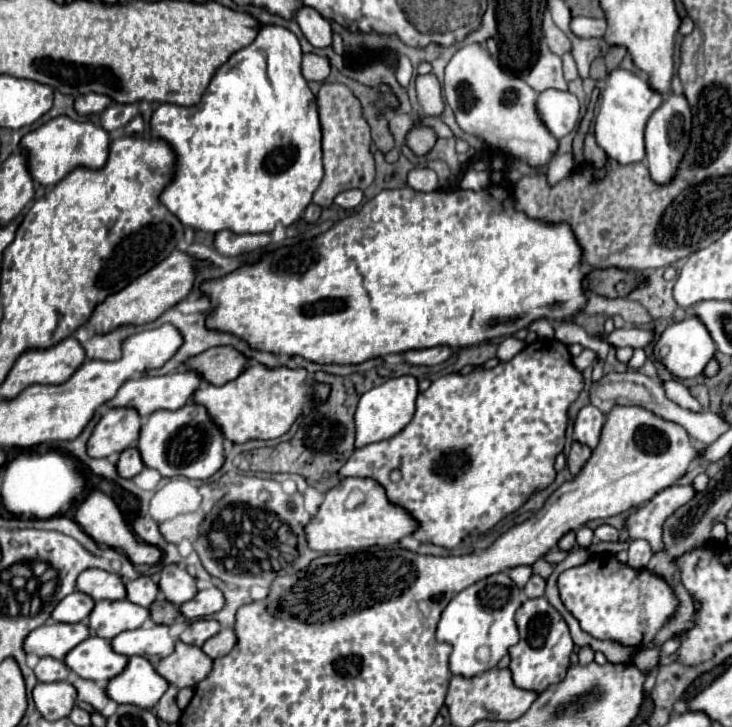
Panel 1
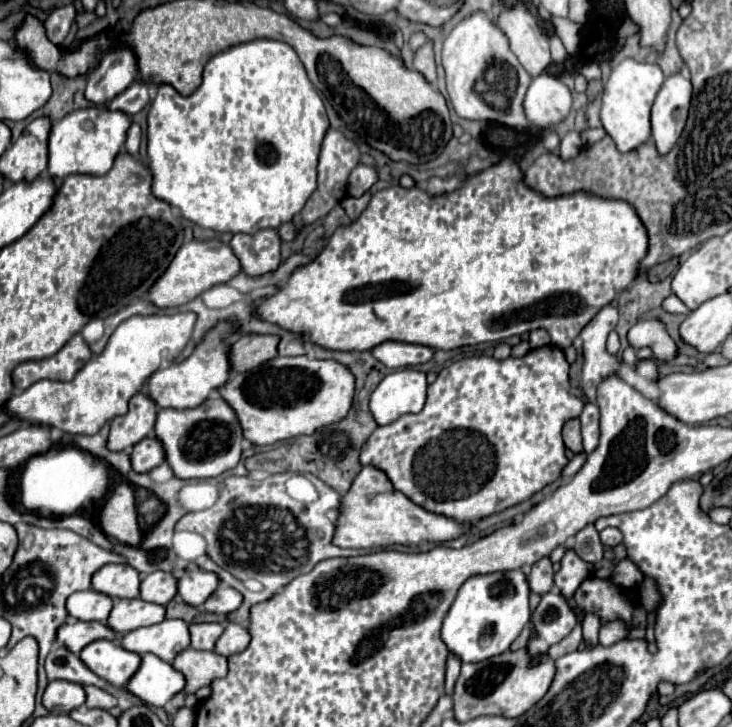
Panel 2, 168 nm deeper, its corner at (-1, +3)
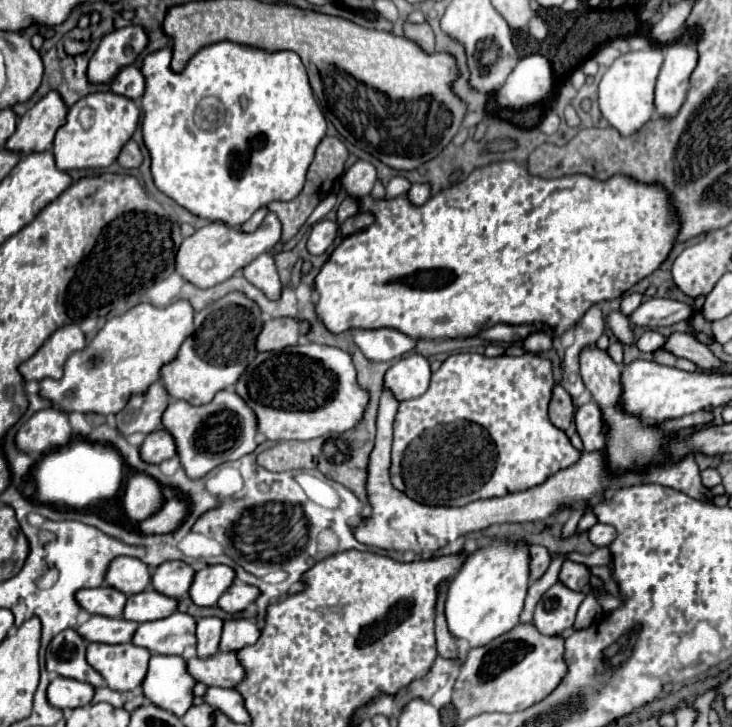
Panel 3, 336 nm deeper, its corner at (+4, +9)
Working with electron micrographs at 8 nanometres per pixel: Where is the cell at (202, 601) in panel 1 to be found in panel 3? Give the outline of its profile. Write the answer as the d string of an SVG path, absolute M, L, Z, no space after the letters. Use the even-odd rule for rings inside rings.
M234 581L230 585L230 589L226 589L222 593L222 597L218 599L218 607L224 609L226 613L238 613L238 611L246 609L254 601L254 597L258 597L258 589L242 583L242 581Z

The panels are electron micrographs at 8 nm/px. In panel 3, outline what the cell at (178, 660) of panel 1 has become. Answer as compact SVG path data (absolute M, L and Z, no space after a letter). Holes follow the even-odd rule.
M218 651L216 655L204 657L204 659L198 655L190 657L188 659L188 673L196 681L200 681L194 687L194 705L202 703L202 695L206 693L206 685L232 689L244 677L242 667L238 665L236 653L222 653L222 651Z

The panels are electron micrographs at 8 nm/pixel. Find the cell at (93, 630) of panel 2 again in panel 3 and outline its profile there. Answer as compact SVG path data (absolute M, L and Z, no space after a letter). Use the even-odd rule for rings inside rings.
M92 615L86 623L78 625L76 631L86 641L128 643L130 637L134 635L136 627L138 627L138 623L134 623L134 621L126 621L126 619L118 619L118 617Z

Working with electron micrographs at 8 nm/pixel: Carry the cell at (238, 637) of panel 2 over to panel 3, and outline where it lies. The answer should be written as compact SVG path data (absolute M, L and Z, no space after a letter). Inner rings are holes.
M228 619L222 627L220 651L238 651L246 645L254 645L260 637L260 627L250 619Z

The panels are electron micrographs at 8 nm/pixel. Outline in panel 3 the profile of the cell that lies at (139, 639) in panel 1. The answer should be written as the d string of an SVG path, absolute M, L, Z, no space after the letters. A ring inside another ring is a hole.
M172 613L170 617L164 619L156 619L156 621L148 621L148 623L140 623L132 643L138 647L146 647L152 653L160 653L160 655L182 655L186 647L194 645L194 619L188 613Z

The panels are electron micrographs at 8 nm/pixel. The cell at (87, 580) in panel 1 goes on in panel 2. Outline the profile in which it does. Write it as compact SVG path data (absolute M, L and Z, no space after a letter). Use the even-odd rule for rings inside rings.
M127 563L119 565L107 565L101 567L93 575L93 589L99 593L105 593L113 599L135 599L139 597L139 585L141 577L139 571L133 569Z

